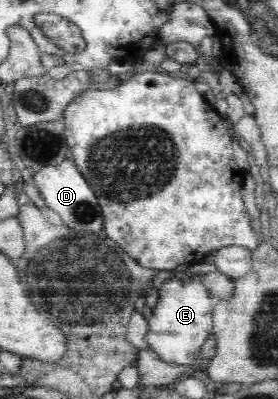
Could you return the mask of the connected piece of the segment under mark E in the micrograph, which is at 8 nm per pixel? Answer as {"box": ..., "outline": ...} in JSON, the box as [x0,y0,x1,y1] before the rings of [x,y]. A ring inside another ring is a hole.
{"box":[146,274,216,365],"outline":[[[197,274],[187,279],[173,277],[163,283],[158,292],[159,300],[147,319],[149,329],[146,340],[149,350],[167,363],[193,365],[200,361],[201,348],[212,333],[212,311],[216,301]]]}

